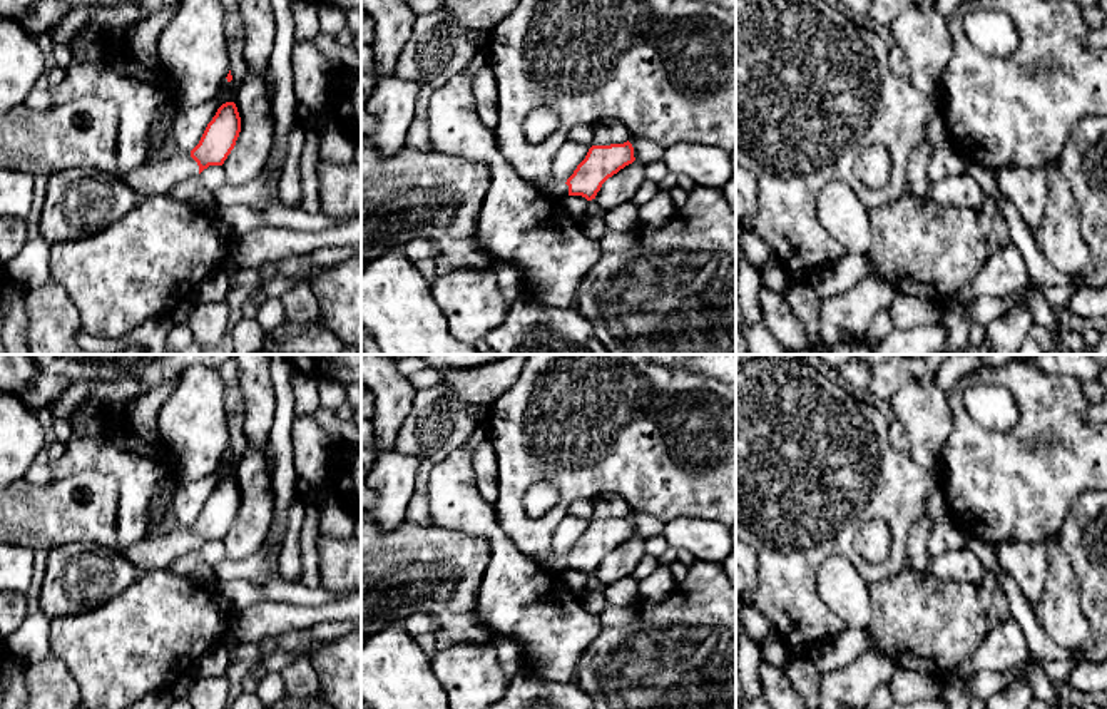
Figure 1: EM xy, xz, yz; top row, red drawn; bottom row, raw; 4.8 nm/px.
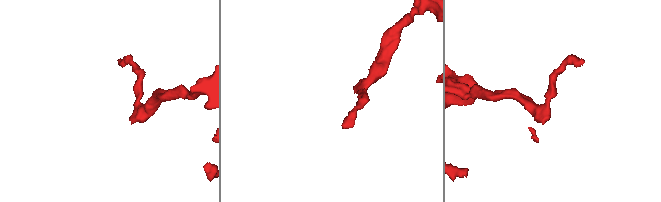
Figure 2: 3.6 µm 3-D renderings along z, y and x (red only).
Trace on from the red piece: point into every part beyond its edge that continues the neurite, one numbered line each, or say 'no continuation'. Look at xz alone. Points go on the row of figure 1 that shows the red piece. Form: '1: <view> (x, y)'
1: xz (556, 189)

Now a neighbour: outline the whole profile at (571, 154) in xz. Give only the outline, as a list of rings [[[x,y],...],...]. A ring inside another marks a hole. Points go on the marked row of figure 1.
[[[567,140],[554,157],[554,181],[565,184],[577,166],[585,159],[589,149],[585,145]]]

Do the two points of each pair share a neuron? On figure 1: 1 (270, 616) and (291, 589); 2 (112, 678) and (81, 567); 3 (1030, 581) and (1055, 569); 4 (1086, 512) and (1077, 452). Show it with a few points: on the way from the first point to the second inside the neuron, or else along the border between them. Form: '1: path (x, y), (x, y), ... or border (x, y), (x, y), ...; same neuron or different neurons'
1: border (321, 602), (316, 606), (255, 602), (244, 609); different neurons
2: border (126, 587), (97, 607), (54, 619); different neurons
3: border (1045, 542), (1044, 591), (1032, 604); different neurons
4: border (1089, 489), (1076, 499), (1061, 525); different neurons

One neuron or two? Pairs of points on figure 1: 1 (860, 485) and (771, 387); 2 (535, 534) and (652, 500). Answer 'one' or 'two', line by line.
1: one
2: one

